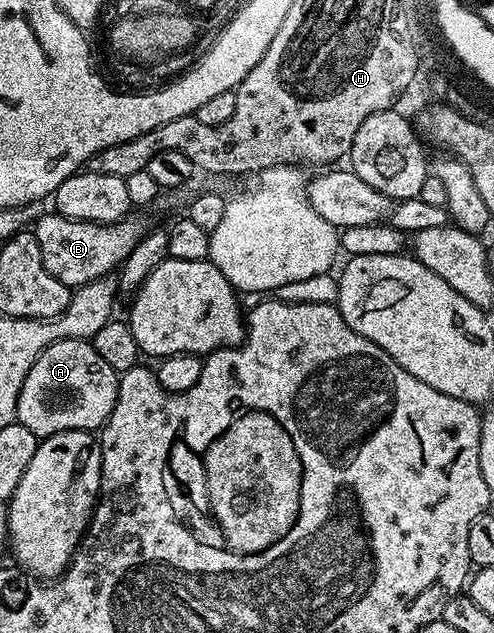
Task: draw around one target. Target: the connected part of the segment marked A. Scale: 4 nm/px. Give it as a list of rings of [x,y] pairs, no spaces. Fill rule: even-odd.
[[[58,340],[52,346],[45,348],[40,358],[36,358],[32,370],[28,370],[28,378],[24,378],[24,386],[20,386],[17,423],[28,426],[28,430],[32,430],[32,434],[36,434],[39,438],[68,430],[94,432],[101,429],[116,406],[118,377],[119,373],[100,358],[91,341]]]

